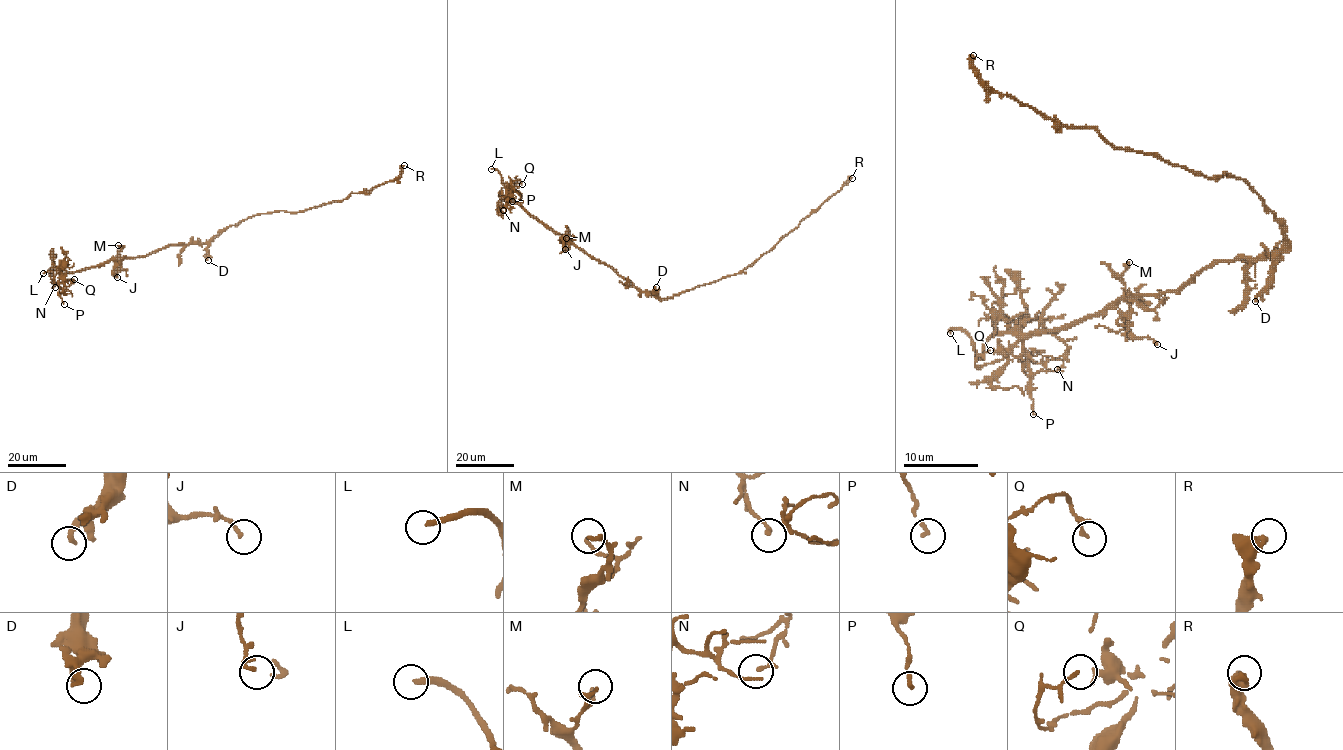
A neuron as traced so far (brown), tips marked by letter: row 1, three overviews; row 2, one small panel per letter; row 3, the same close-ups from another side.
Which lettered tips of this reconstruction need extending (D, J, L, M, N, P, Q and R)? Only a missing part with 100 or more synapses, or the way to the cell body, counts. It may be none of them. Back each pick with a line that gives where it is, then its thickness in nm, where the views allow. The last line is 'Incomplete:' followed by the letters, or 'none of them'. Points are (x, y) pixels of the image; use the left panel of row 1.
L: Place: (43, 273). Thickness 240 nm
Incomplete: L

